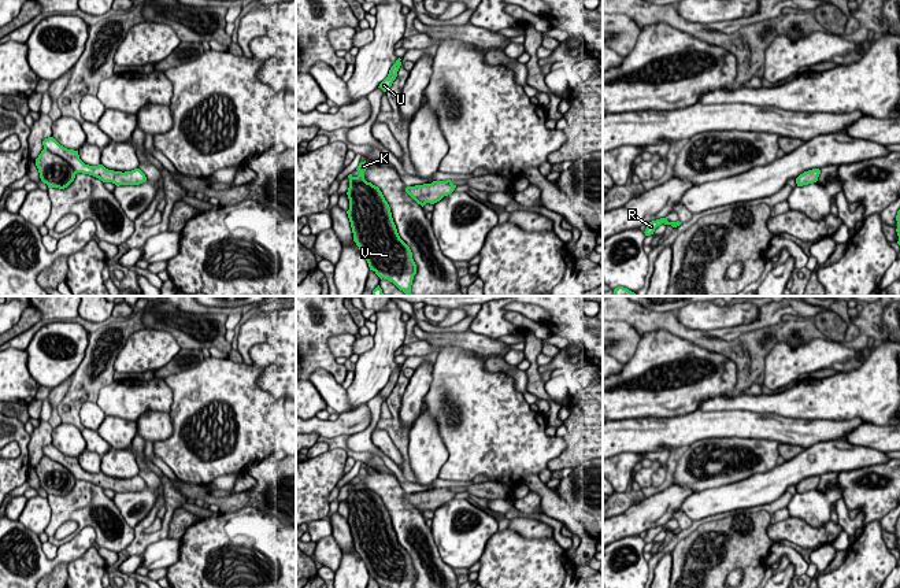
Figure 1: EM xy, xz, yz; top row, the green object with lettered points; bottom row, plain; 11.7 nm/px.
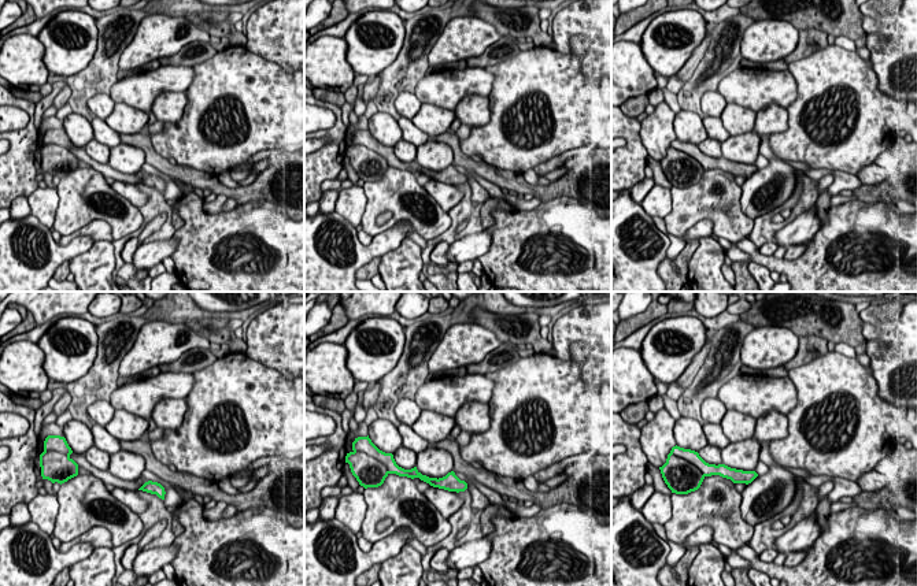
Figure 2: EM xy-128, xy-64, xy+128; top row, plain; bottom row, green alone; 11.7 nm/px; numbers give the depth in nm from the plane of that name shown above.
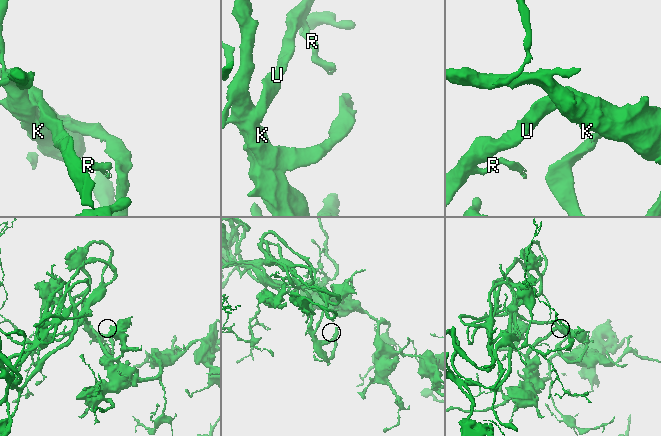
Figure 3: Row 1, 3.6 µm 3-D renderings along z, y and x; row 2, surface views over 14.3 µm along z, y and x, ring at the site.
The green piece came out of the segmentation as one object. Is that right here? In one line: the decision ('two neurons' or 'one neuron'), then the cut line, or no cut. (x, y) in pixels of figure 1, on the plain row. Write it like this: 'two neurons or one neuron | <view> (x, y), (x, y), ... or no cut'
one neuron | no cut

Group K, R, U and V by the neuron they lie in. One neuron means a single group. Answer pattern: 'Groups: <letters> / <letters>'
Groups: K R U V

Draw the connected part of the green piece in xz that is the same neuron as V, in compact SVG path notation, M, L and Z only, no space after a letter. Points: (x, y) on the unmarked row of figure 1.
M366 467L358 473L359 482L349 485L347 518L353 548L364 562L370 577L381 587L412 588L416 572L410 554L400 546L390 514L378 493L364 487Z

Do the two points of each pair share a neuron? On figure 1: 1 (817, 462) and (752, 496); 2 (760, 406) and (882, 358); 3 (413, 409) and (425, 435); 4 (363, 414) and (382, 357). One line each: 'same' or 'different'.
1: same
2: same
3: different
4: different

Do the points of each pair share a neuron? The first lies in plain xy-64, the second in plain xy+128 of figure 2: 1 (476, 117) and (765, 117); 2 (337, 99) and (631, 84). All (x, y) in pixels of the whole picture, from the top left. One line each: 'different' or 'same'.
1: same
2: different

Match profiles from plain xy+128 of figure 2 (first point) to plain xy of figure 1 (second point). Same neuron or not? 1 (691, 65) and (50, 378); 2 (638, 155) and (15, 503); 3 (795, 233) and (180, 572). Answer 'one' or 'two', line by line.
1: two
2: two
3: two

